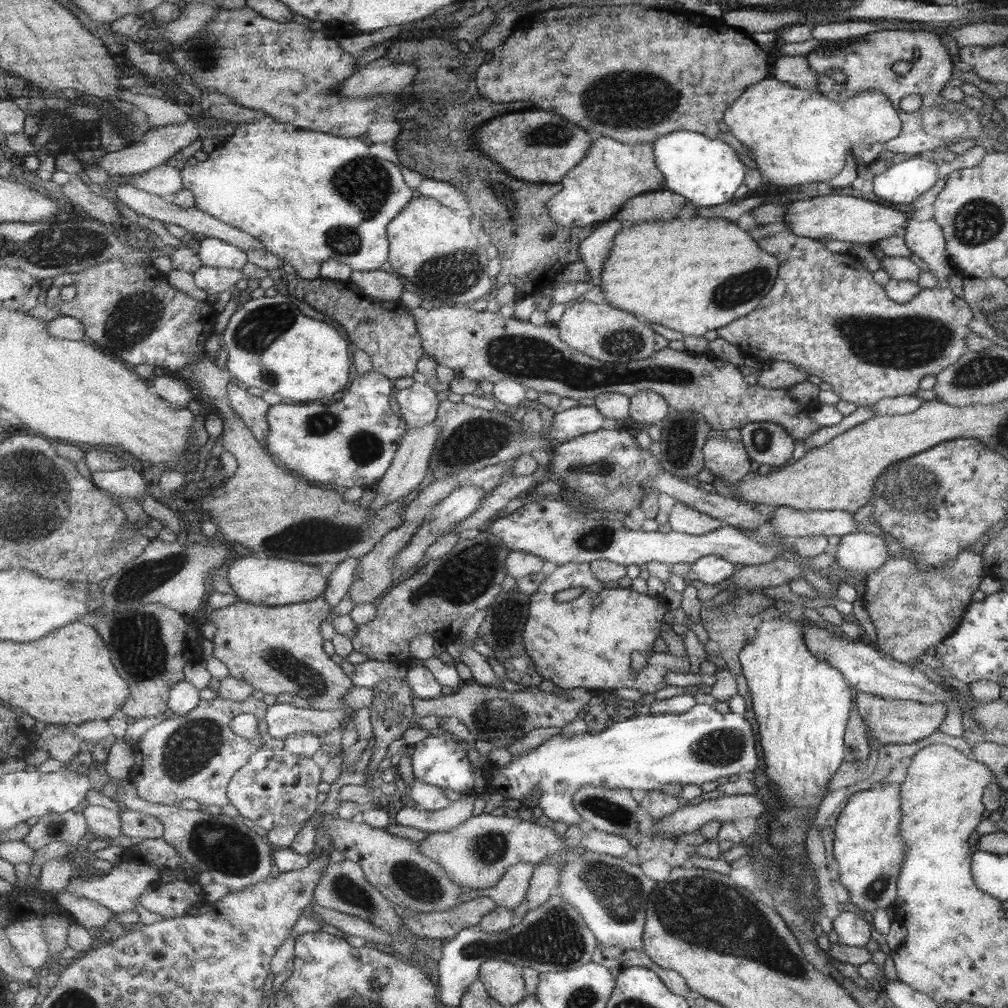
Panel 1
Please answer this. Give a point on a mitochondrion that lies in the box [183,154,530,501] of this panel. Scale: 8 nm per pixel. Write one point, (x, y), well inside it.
(478, 438)

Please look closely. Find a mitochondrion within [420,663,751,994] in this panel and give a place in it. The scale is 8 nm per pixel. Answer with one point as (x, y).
(554, 938)

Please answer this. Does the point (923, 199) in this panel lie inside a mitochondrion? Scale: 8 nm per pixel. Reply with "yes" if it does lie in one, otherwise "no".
no

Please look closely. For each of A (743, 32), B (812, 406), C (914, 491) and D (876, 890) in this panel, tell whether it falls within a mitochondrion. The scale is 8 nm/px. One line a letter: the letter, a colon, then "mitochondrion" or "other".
A: other
B: other
C: mitochondrion
D: mitochondrion

